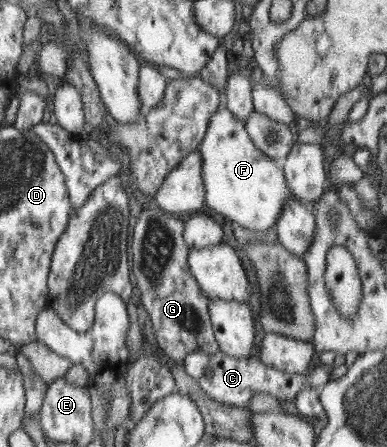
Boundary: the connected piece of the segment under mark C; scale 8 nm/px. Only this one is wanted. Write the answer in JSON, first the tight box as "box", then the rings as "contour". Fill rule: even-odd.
{"box":[184,350,330,408],"contour":[[[217,350],[215,354],[205,354],[197,352],[188,354],[184,358],[185,371],[191,378],[194,378],[199,386],[217,401],[229,403],[231,406],[243,408],[249,406],[250,399],[256,392],[266,392],[280,399],[283,404],[293,407],[293,402],[297,398],[297,392],[303,387],[313,387],[318,391],[329,383],[330,374],[323,366],[316,366],[313,370],[307,370],[303,374],[293,374],[263,364],[258,357],[235,358],[227,353]],[[207,368],[211,374],[207,376]]]}

